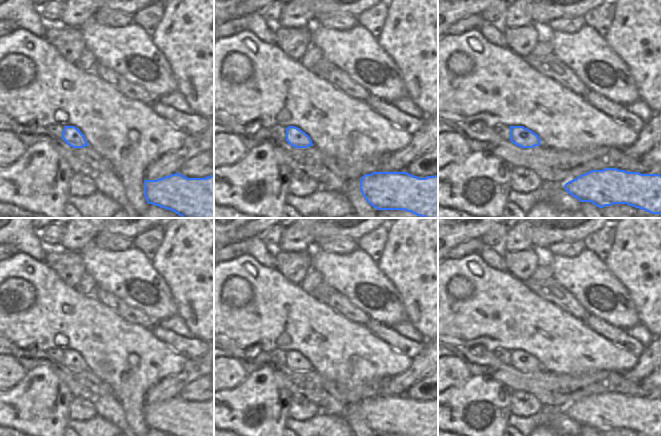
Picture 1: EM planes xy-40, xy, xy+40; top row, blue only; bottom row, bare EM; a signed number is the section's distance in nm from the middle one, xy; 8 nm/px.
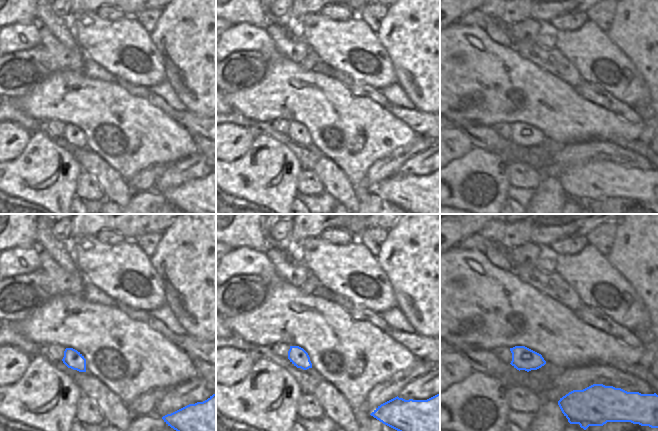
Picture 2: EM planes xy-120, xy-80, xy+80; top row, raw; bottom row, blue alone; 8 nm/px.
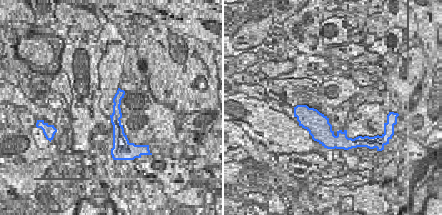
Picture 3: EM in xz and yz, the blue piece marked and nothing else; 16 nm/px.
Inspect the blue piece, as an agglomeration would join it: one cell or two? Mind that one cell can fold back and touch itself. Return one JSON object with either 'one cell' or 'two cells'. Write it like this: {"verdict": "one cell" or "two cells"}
{"verdict": "one cell"}

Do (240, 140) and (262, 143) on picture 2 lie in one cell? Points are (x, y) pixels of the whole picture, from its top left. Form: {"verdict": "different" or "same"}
{"verdict": "different"}

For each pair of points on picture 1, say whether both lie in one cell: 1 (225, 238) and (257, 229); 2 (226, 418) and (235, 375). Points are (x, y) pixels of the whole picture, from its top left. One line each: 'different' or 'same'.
1: same
2: different

